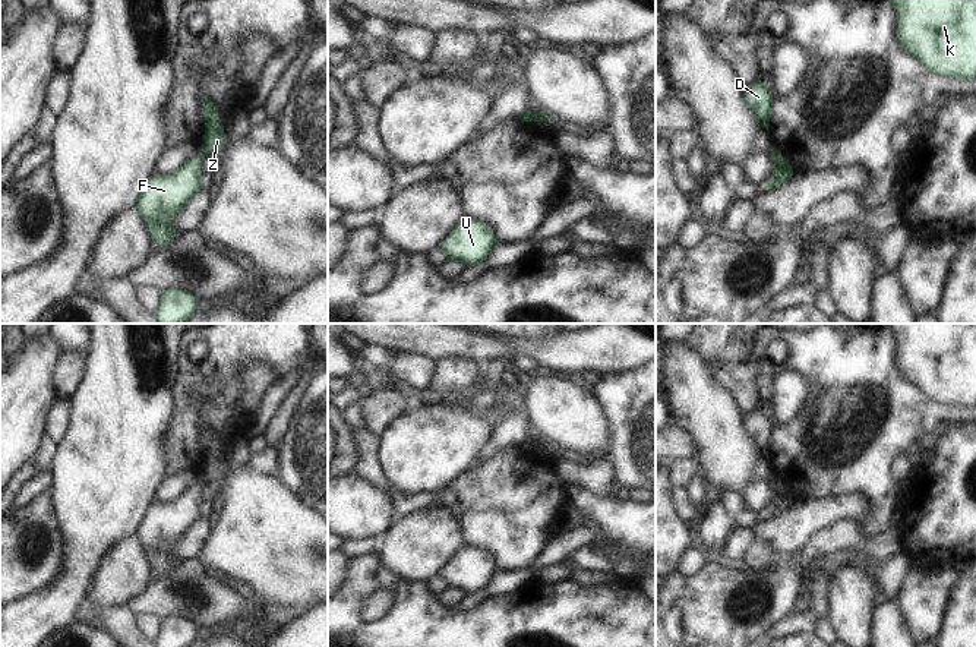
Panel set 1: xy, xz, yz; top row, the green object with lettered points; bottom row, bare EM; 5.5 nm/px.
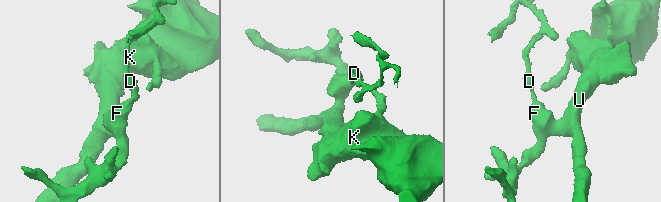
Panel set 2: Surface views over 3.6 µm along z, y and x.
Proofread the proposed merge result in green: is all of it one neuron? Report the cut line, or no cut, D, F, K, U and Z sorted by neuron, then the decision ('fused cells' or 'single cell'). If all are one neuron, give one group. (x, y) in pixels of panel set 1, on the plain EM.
cut in xz along (530, 439), (533, 447); D Z / F K U; fused cells

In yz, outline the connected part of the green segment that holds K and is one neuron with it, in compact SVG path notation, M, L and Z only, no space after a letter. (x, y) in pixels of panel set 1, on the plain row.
M887 324L897 341L901 376L939 405L976 407L976 324Z

